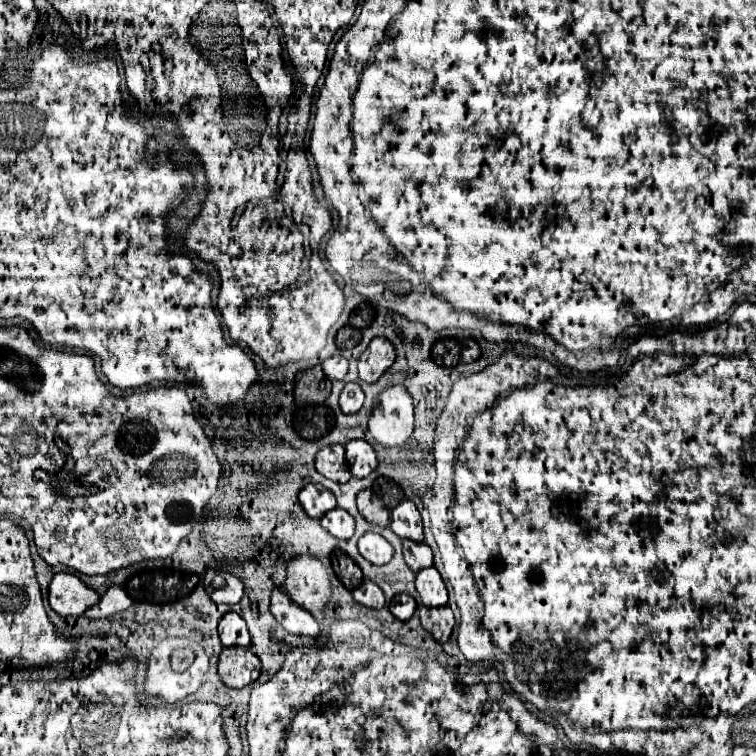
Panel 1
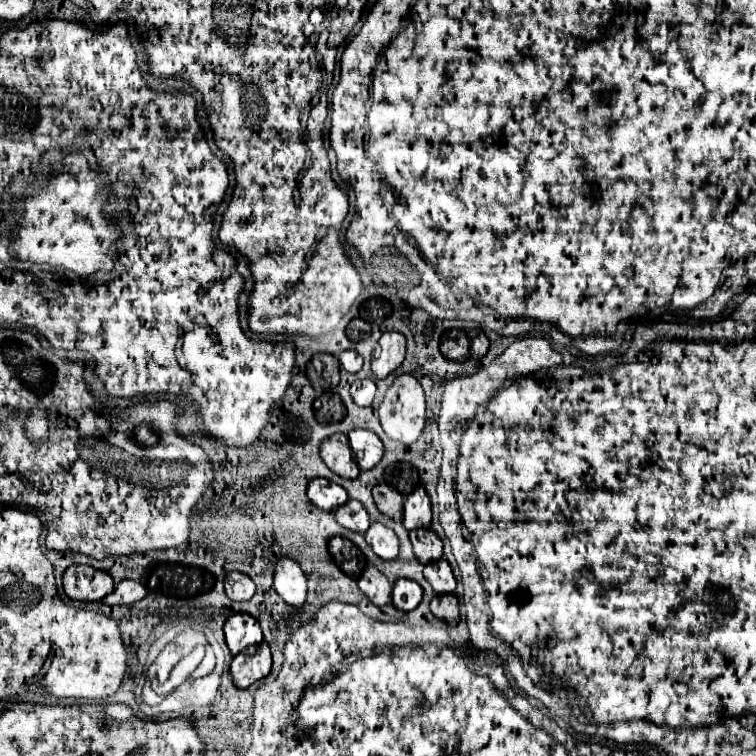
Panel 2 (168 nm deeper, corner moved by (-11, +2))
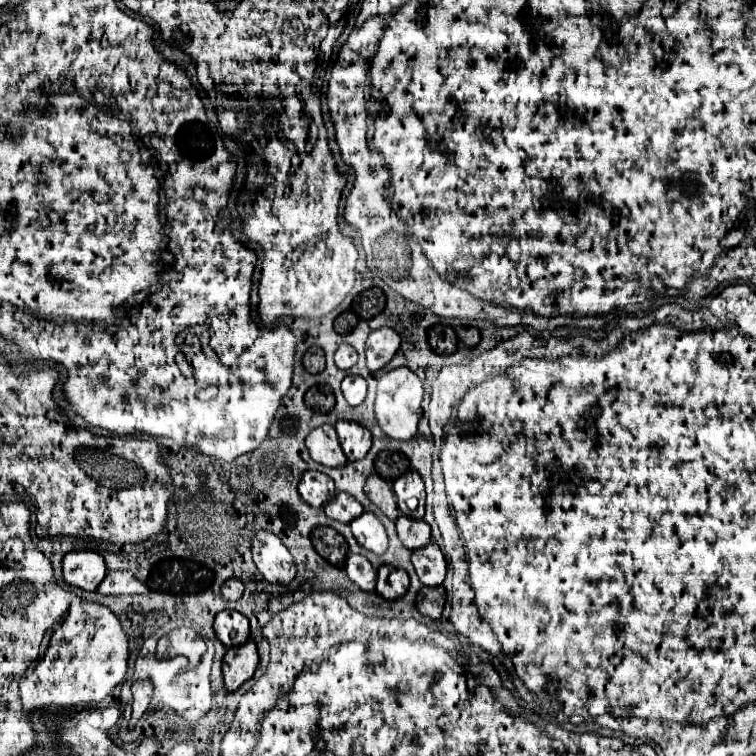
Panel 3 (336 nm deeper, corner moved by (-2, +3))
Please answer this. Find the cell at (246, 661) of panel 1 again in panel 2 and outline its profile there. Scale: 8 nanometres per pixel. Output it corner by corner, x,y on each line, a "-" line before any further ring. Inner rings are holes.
260,642
256,646
248,646
248,650
242,650
234,656
230,664
232,680
238,688
248,688
256,680
268,676
272,666
270,648
266,642

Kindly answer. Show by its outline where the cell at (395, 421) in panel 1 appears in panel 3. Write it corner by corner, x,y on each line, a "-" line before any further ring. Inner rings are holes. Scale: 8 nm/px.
397,367
383,373
377,385
377,399
375,399
377,425
387,437
397,441
409,441
417,433
421,401
423,401
423,383
409,367

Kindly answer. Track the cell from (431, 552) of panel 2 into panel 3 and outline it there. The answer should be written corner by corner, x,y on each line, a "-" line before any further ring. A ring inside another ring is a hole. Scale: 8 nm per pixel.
399,517
397,521
397,533
399,533
399,539
401,543
407,547
407,549
421,549
423,545
427,545
429,541
429,535
431,535
431,529
429,525
419,519
419,521
411,521
411,517

